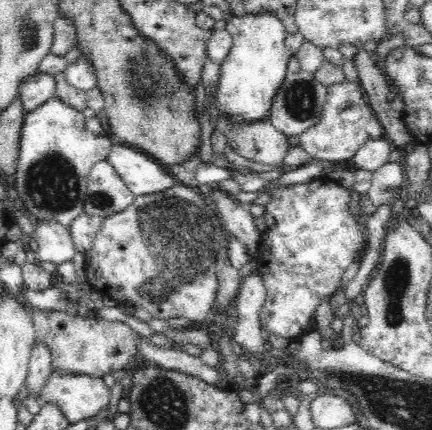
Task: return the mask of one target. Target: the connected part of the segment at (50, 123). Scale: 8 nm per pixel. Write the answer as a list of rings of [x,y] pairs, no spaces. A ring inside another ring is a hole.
[[[58,96],[25,116],[14,181],[33,223],[54,221],[70,231],[72,223],[84,214],[91,168],[108,158],[114,141],[108,133],[98,136],[88,131],[85,117],[82,111],[68,107]]]

